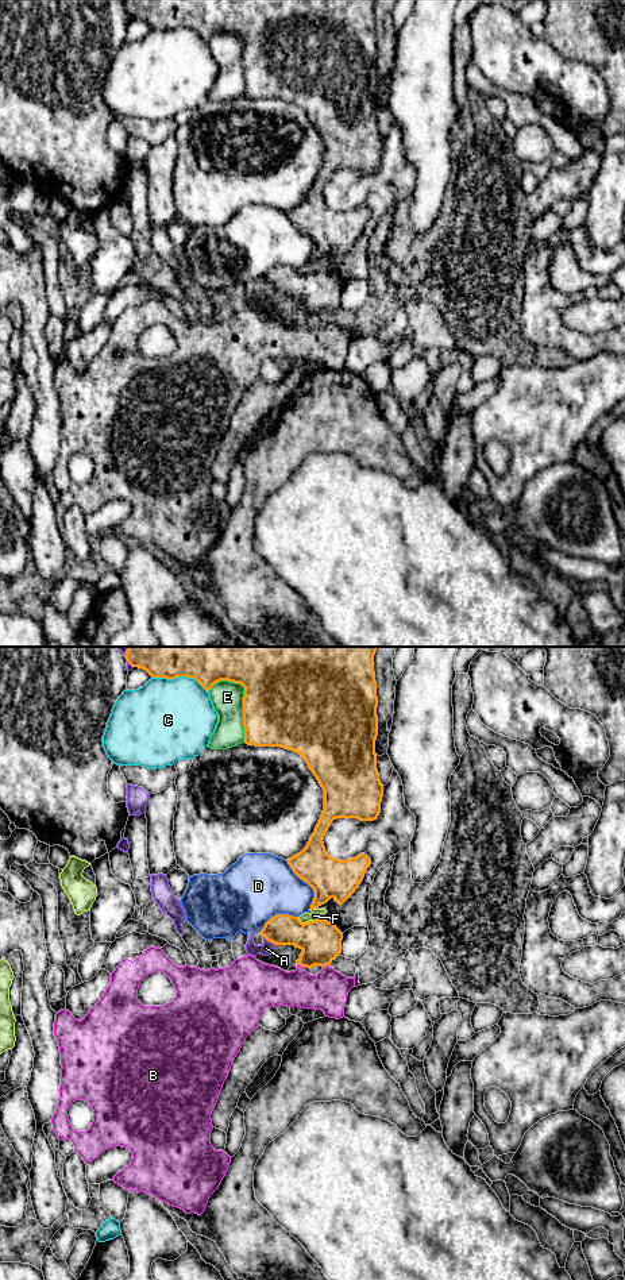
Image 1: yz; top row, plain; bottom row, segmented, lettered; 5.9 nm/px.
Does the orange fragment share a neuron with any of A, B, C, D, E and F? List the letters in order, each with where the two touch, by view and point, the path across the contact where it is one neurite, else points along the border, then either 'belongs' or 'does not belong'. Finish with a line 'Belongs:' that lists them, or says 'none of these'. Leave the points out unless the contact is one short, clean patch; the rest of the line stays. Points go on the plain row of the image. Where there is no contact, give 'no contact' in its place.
A: yz (270, 293) | does not belong
B: yz (303, 317) | does not belong
C: yz (181, 27) | does not belong
D: yz (308, 235) | does not belong
E: yz (243, 56) | does not belong
F: yz (308, 274) | along yz (297, 269), (303, 274), (317, 270) | does not belong
Belongs: none of these

